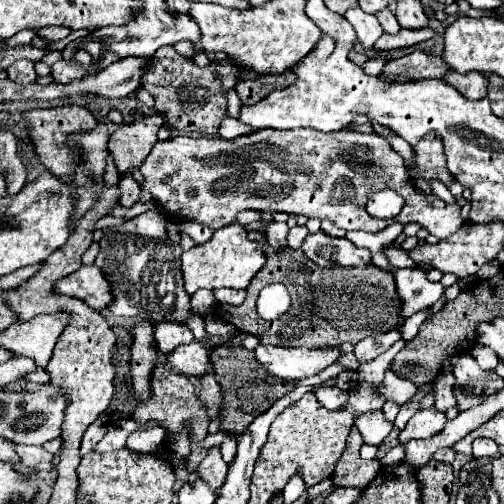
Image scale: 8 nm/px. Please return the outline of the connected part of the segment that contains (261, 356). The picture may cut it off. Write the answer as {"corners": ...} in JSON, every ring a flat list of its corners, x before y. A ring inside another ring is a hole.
{"corners":[[259,345,255,349,257,361,269,369,275,377,281,379,303,379,321,373,341,357,339,347,277,347,277,345]]}

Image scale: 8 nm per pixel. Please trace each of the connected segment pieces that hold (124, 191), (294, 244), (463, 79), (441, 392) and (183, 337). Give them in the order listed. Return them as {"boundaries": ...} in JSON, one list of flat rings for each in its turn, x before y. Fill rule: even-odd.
{"boundaries":[[[131,175,121,177,119,185,121,185,119,189,121,189,121,205,123,205,123,207,133,207,135,203,139,203,139,199,141,199,141,189,139,189,137,181,135,181]],[[295,225,295,227,289,231,289,235,287,235,287,245,289,245,291,249,299,249,305,237,307,237,307,229]],[[449,71,449,75,445,75,445,81,449,85,453,85,463,97,467,99,483,99,487,95,487,77,483,73,471,71,471,73,457,73,457,71]],[[447,371,445,375,441,375,435,381,433,391,435,391,435,409,437,411,447,411,451,407,457,407,457,399,453,395,453,387,455,387,455,379,453,379,451,371]],[[157,323,153,335,157,341,157,349,163,355,167,355,169,351,173,351,179,345,193,341,191,329,187,325,179,325,179,323]]]}

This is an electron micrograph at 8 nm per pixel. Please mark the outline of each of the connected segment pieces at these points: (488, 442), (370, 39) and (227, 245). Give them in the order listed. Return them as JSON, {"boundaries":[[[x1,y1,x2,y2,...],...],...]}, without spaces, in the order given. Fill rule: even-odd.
{"boundaries":[[[475,439,473,441,473,457,497,457,497,443,493,439]],[[353,7,345,13,345,19,351,23,351,27,355,29,357,41,365,47,371,49,373,43,383,35,381,25,377,23,375,15,369,15,365,11,361,11,361,7]],[[237,223,217,229,207,243,197,245,181,255,181,273,187,295,193,295,197,289,247,289,249,281,263,265,265,255,261,251,261,245,249,241,247,231]]]}

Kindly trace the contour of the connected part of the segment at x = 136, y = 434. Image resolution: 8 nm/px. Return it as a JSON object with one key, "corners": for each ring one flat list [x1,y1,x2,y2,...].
{"corners":[[151,427,151,429,139,429,139,431,133,431,127,439,127,445,133,449,133,451,143,451,143,453,151,453,151,451,157,451,161,449,161,439,165,437,165,433,161,431,161,427]]}

